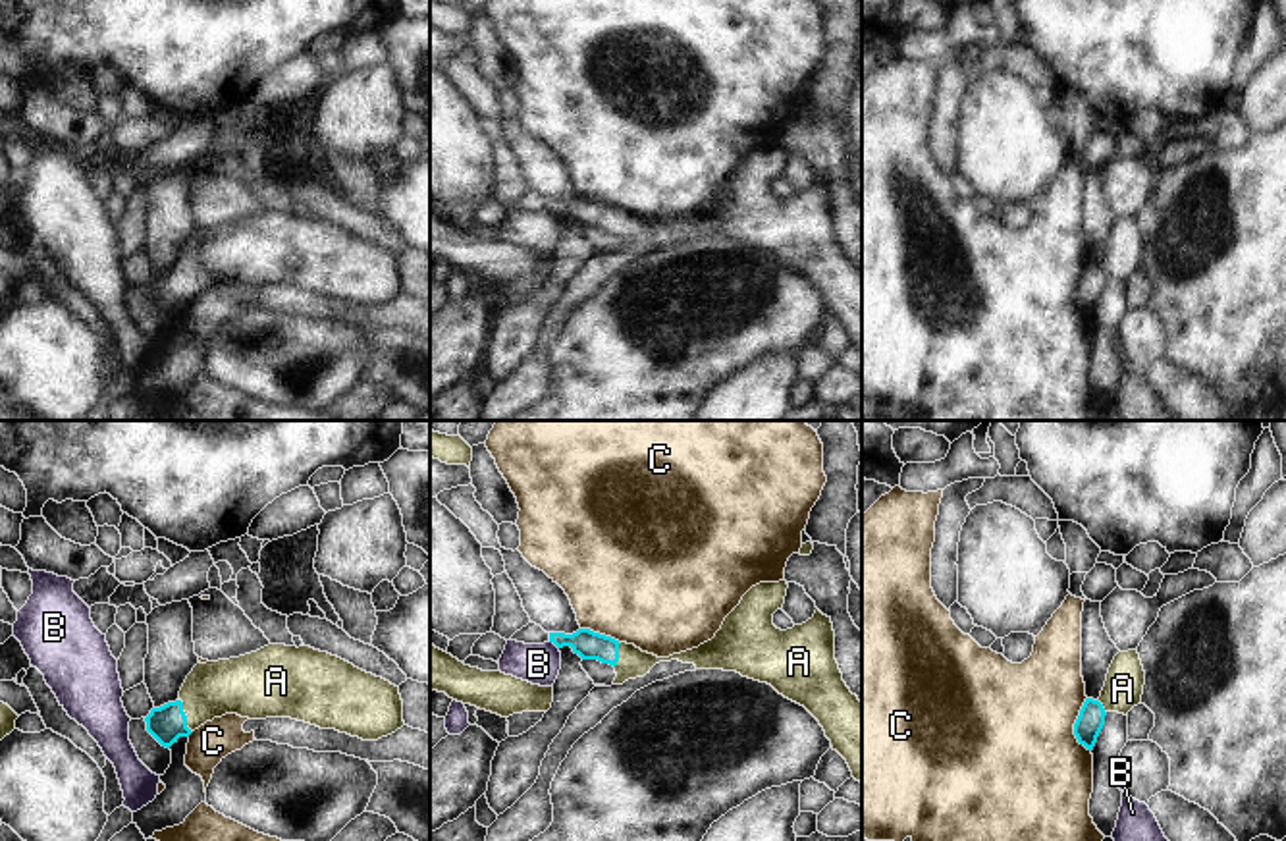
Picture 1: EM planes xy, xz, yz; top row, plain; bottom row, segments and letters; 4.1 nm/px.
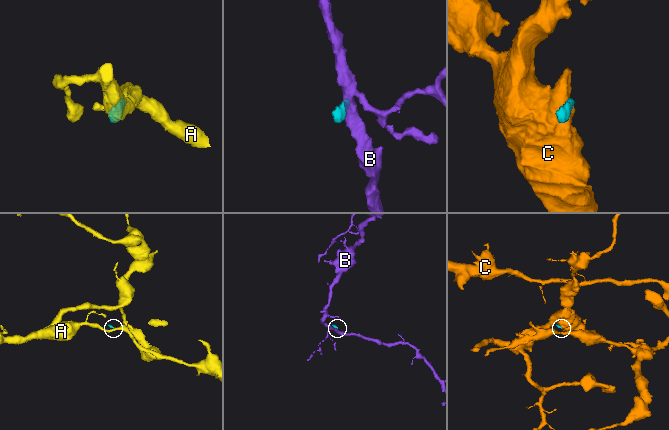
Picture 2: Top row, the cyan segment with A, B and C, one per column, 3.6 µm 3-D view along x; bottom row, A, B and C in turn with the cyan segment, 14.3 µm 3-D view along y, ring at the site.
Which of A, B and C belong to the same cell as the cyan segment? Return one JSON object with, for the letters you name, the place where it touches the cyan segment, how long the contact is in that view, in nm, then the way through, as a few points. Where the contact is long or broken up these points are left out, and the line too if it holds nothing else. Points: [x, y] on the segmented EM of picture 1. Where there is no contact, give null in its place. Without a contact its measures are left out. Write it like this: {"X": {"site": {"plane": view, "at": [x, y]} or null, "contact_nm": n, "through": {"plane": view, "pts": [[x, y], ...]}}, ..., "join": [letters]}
{"A": {"site": {"plane": "xy", "at": [186, 716]}, "contact_nm": 160, "through": {"plane": "xy", "pts": [[166, 724], [186, 716], [213, 689], [236, 685]]}}, "join": ["A"]}

